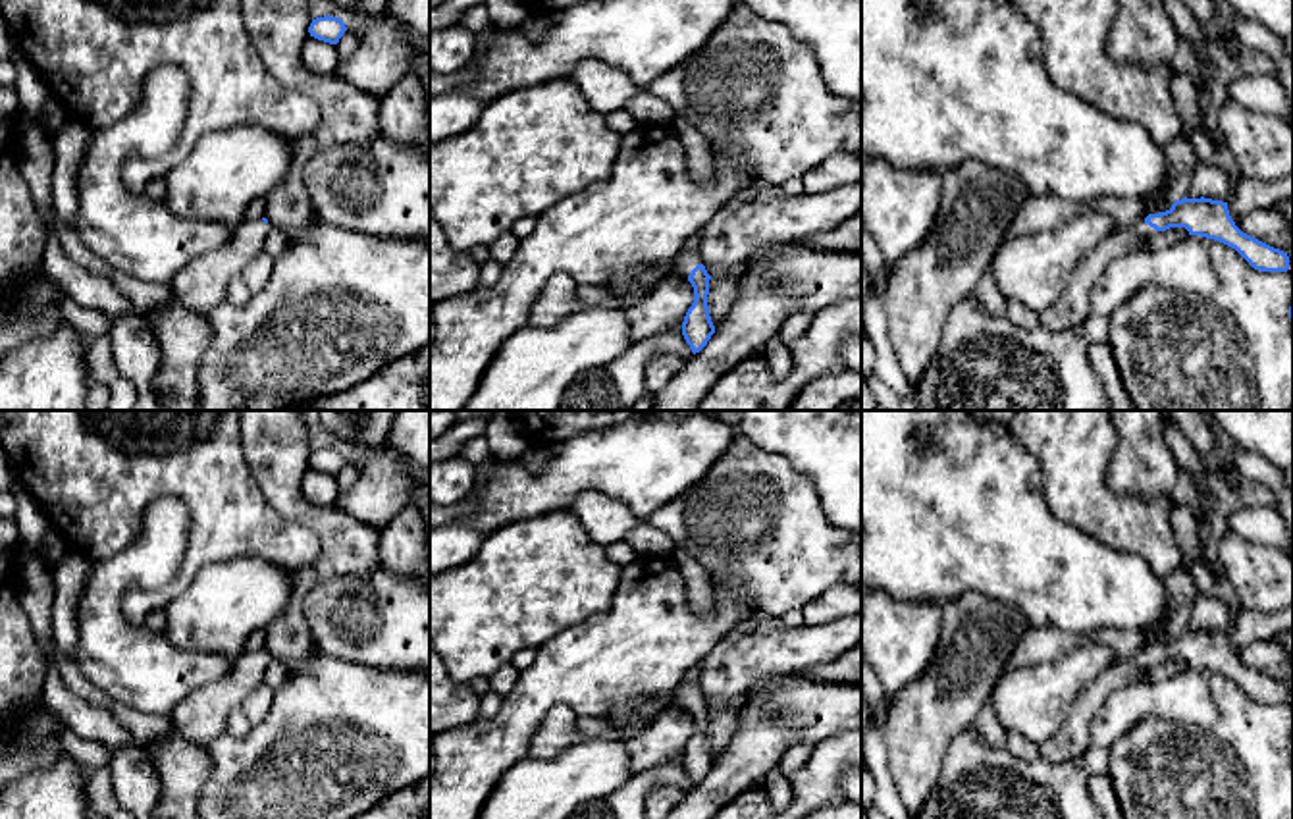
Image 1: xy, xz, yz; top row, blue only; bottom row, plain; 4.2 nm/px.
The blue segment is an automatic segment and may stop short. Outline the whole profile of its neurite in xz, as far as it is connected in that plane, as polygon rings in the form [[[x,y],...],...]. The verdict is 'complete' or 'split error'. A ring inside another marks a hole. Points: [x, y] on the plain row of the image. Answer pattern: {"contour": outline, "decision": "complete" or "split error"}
{"contour": [[[678,684],[671,692],[673,703],[684,707],[694,719],[694,734],[688,740],[682,753],[682,767],[690,777],[692,784],[699,784],[711,767],[715,765],[715,757],[709,748],[707,727],[709,727],[709,711],[705,698],[699,692],[699,684]]], "decision": "split error"}

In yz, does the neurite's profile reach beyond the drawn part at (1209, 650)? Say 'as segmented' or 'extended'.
extended

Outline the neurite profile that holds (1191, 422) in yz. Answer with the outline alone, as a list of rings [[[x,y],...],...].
[[[1162,410],[1168,420],[1172,420],[1197,447],[1204,459],[1214,459],[1214,428],[1210,428],[1202,410]]]

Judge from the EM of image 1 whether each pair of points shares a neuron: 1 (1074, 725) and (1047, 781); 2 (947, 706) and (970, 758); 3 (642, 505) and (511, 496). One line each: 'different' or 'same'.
1: different
2: different
3: same

